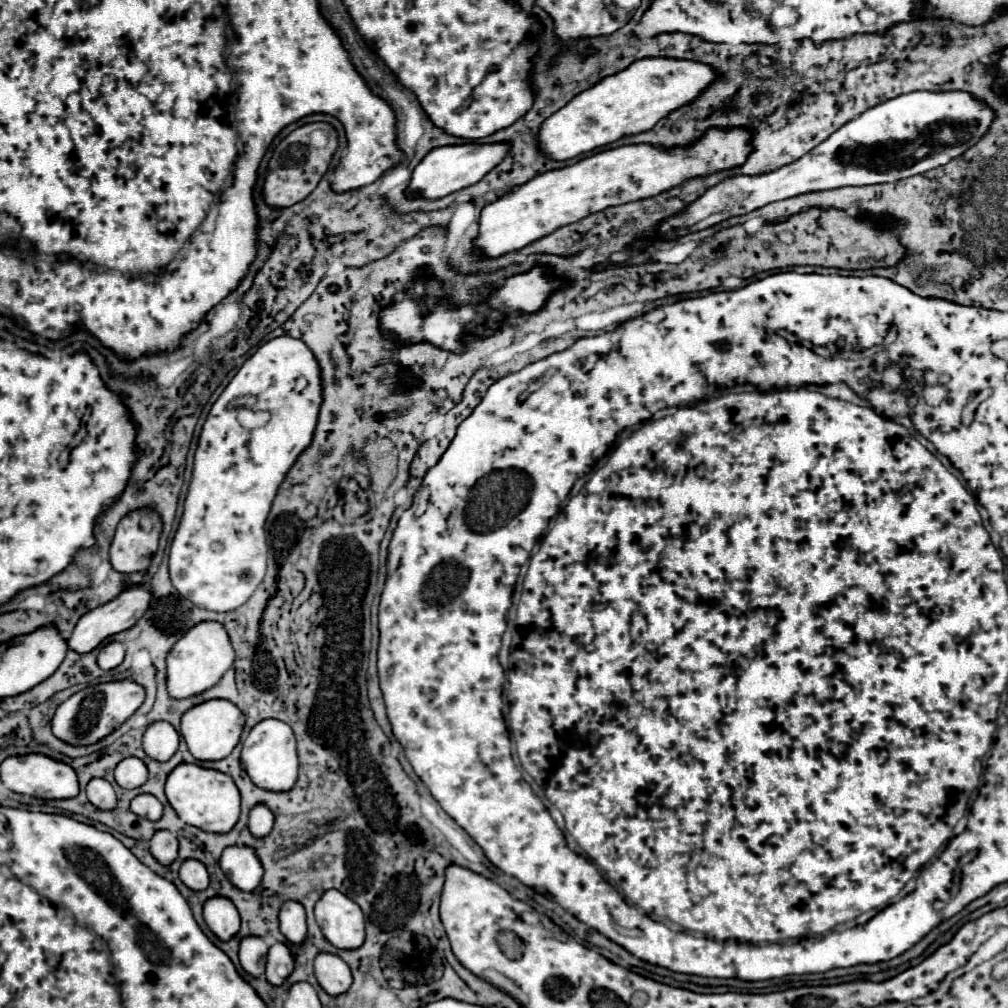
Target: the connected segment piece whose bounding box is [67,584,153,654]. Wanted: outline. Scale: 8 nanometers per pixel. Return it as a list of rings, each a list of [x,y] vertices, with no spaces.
[[[141,584],[141,588],[125,588],[125,592],[121,592],[121,596],[115,596],[113,600],[109,600],[109,604],[101,604],[101,608],[95,608],[95,610],[87,612],[85,616],[81,616],[81,620],[77,622],[77,626],[73,630],[73,636],[67,640],[69,648],[79,652],[79,654],[91,652],[105,638],[131,628],[145,614],[145,610],[149,608],[151,598],[153,598],[153,594],[149,592],[147,584]]]

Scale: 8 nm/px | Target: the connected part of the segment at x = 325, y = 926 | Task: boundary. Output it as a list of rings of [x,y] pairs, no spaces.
[[[327,890],[315,904],[315,918],[325,938],[343,950],[359,948],[365,940],[363,910],[345,894]]]

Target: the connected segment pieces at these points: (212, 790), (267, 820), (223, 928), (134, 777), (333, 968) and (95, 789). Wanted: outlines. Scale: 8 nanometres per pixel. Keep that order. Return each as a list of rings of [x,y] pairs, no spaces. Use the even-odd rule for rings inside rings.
[[[179,764],[167,776],[165,796],[183,822],[205,832],[229,832],[239,820],[239,792],[233,778],[199,764]]]
[[[255,804],[251,808],[249,830],[251,830],[253,836],[257,836],[257,838],[267,836],[271,832],[271,828],[273,828],[273,822],[275,822],[275,816],[273,816],[273,812],[269,812],[269,806]]]
[[[213,896],[213,900],[207,900],[203,904],[203,916],[209,930],[221,940],[229,940],[239,932],[237,908],[233,908],[233,902],[225,900],[225,896]]]
[[[129,756],[121,760],[115,768],[115,780],[123,788],[137,788],[147,780],[147,766],[141,758]]]
[[[321,952],[315,960],[315,978],[321,984],[321,988],[331,994],[343,994],[351,986],[351,970],[349,966],[329,952]]]
[[[91,778],[87,784],[87,798],[99,810],[111,810],[117,802],[113,786],[103,778]]]

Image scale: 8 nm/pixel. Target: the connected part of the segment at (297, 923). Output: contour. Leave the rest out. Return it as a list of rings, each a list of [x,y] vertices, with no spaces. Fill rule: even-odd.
[[[287,900],[279,912],[279,924],[281,924],[281,932],[289,942],[301,944],[303,938],[307,936],[305,908],[301,908],[301,904],[297,904],[295,900]]]

